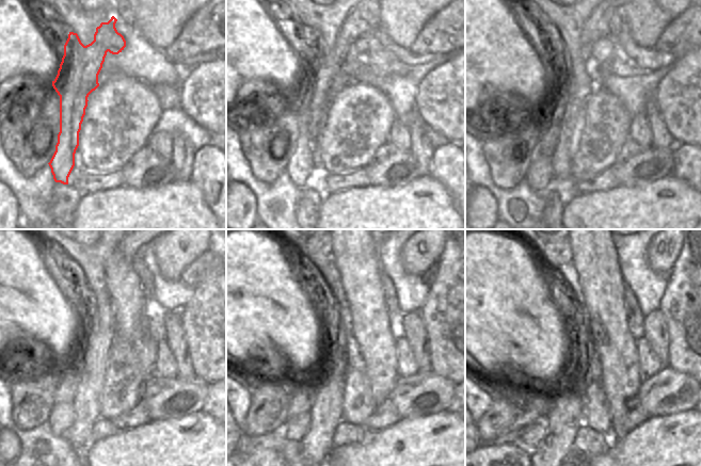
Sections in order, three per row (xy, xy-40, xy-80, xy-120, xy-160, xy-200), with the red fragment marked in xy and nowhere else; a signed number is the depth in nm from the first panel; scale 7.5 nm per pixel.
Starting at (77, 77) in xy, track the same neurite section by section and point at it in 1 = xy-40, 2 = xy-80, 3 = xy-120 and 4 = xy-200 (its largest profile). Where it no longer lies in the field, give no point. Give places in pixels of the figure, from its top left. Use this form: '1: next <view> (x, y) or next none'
1: next xy-40 (324, 63)
2: next xy-80 (561, 77)
3: next xy-120 (62, 416)
4: next xy-200 (530, 440)

